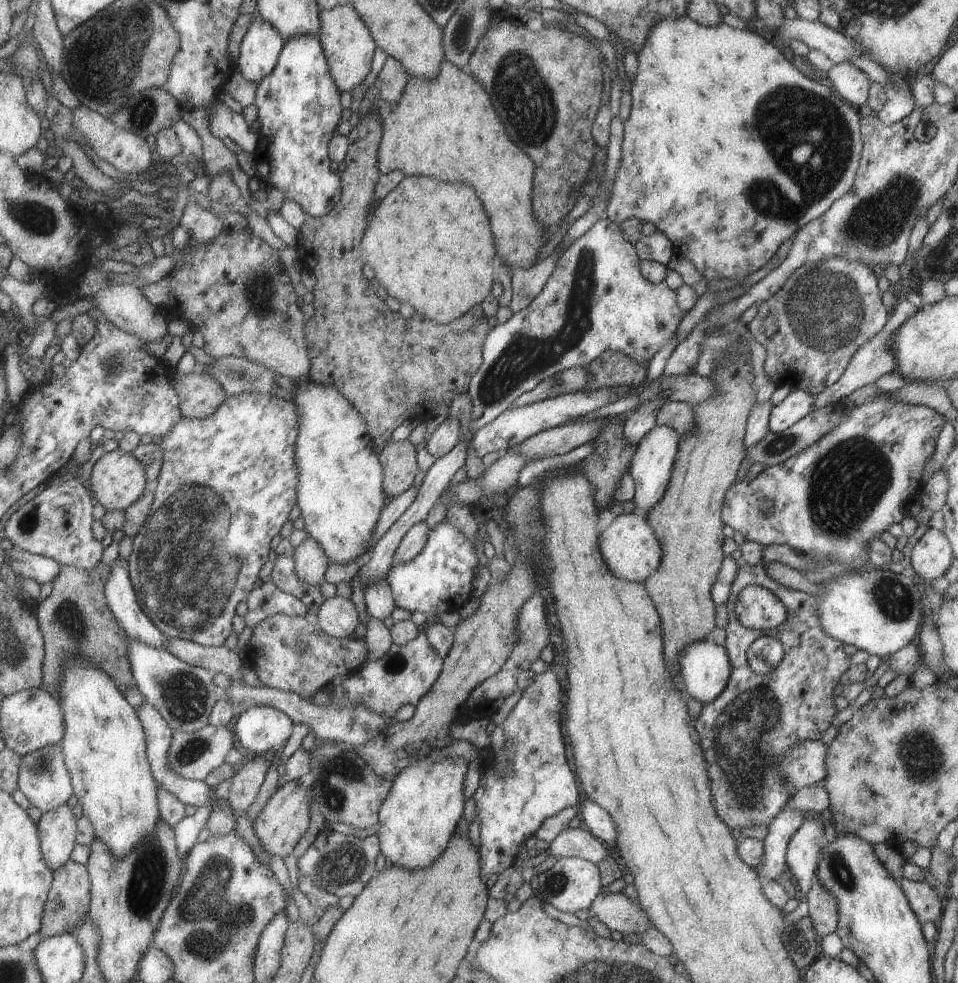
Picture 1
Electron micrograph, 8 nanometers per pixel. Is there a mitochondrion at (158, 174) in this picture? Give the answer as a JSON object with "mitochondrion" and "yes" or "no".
{"mitochondrion":"no"}

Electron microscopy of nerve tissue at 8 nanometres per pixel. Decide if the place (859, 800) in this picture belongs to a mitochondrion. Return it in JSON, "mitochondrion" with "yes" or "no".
{"mitochondrion":"no"}

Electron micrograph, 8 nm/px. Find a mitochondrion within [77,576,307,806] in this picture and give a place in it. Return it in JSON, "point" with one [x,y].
{"point":[186,695]}

